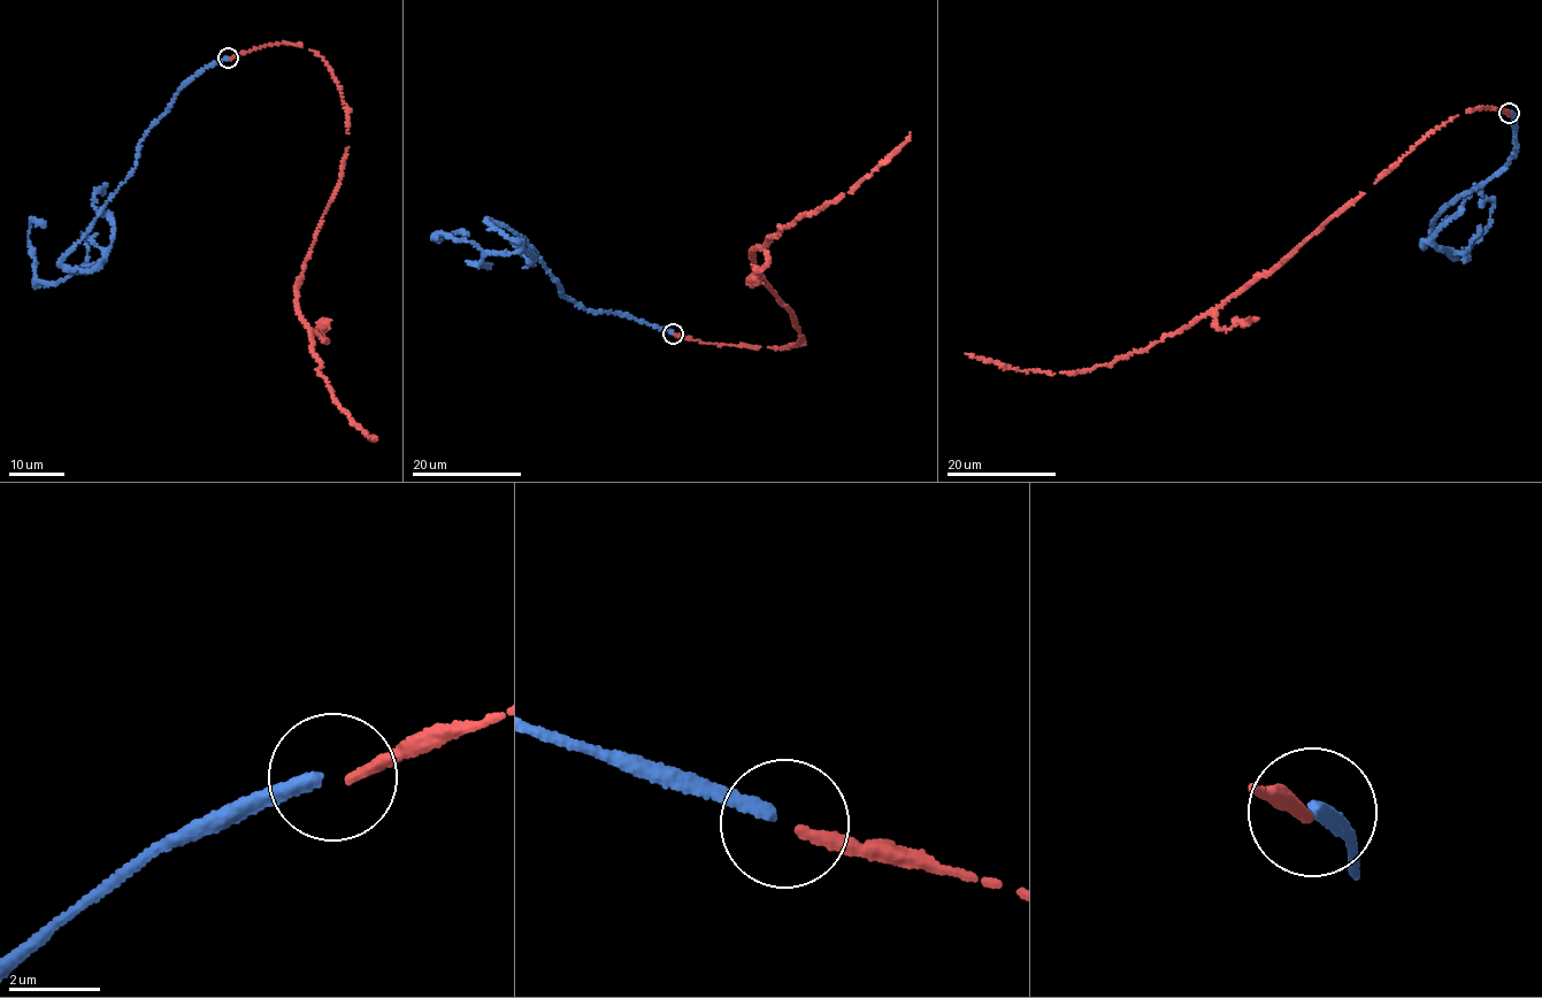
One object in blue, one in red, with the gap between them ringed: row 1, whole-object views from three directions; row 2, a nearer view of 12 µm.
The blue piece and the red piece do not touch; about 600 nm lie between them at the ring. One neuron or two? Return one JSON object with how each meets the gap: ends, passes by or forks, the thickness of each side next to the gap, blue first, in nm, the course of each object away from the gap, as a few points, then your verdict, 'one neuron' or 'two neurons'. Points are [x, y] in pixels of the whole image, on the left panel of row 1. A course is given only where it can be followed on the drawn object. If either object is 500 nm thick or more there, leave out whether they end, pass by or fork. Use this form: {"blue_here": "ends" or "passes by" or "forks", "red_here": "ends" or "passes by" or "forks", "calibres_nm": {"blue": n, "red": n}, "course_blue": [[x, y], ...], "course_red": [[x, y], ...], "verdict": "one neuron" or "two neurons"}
{"blue_here": "ends", "red_here": "ends", "calibres_nm": {"blue": 300, "red": 240}, "course_blue": [[228, 58], [178, 91], [62, 263], [99, 265], [36, 279], [29, 230], [32, 219], [44, 222]], "course_red": [[230, 59], [265, 45], [302, 46], [319, 53], [339, 85], [347, 146], [294, 286], [321, 375], [373, 438]], "verdict": "two neurons"}

